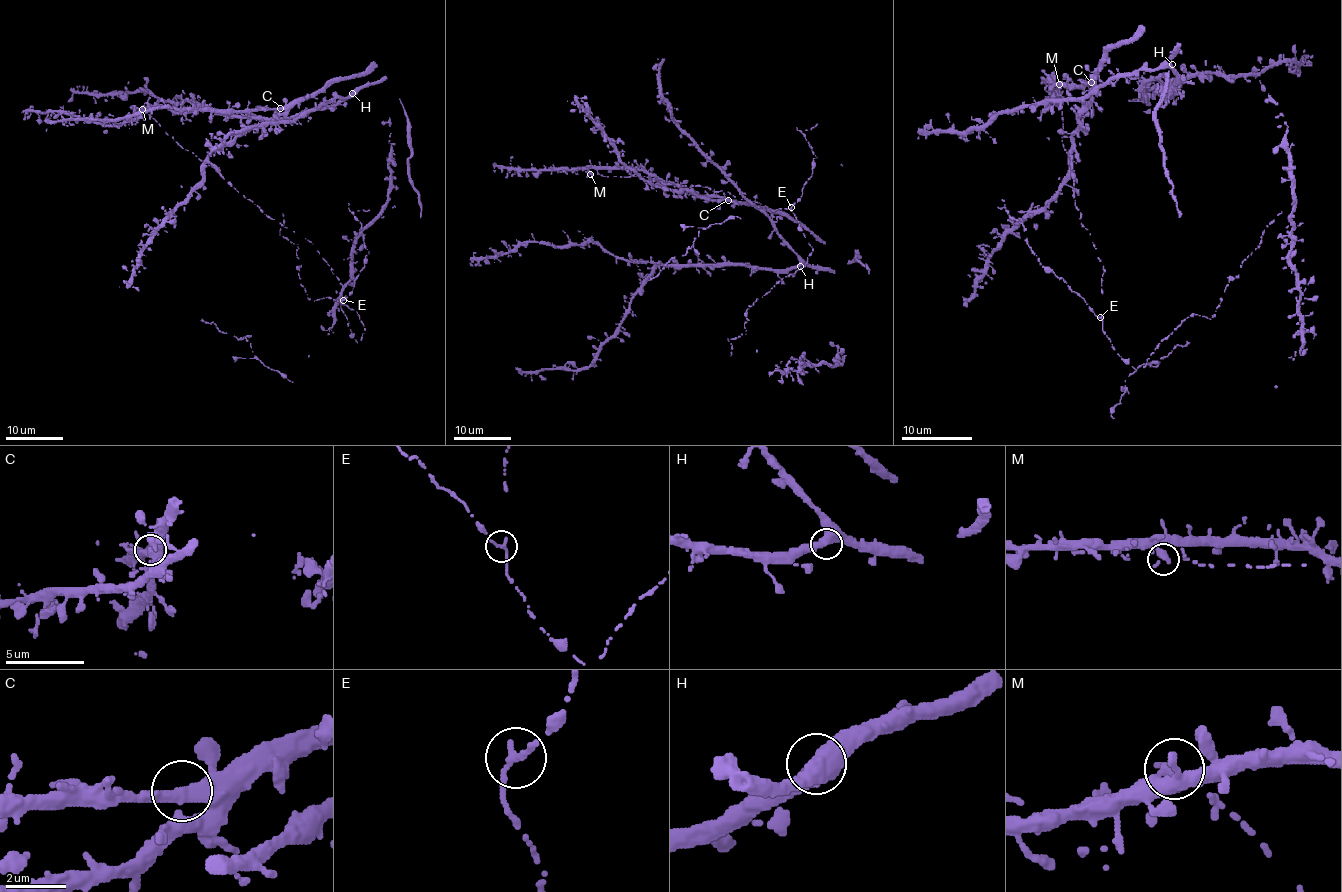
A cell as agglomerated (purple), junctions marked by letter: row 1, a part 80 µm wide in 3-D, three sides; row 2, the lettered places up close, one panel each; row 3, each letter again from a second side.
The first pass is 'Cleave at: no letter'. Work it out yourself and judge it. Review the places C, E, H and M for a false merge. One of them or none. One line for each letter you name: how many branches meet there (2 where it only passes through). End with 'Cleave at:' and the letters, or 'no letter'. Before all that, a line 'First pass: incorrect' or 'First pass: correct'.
First pass: correct
Cleave at: no letter

